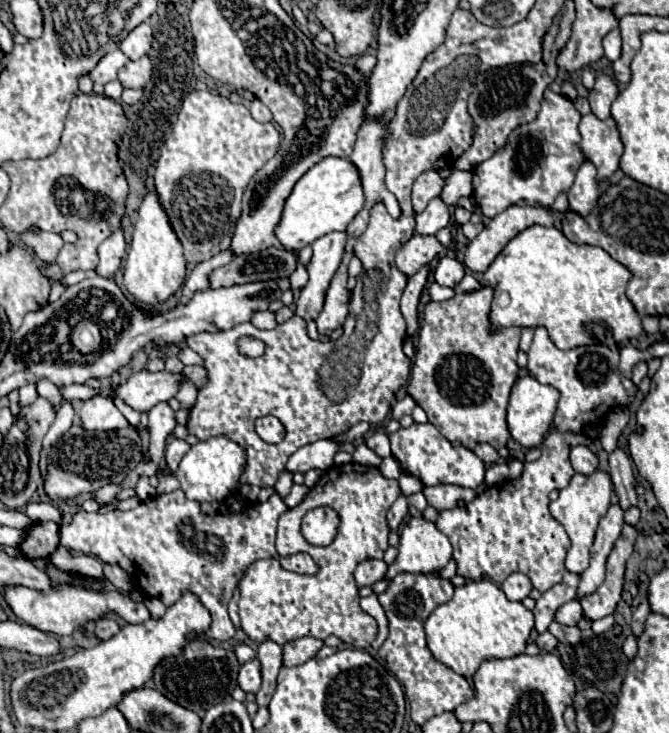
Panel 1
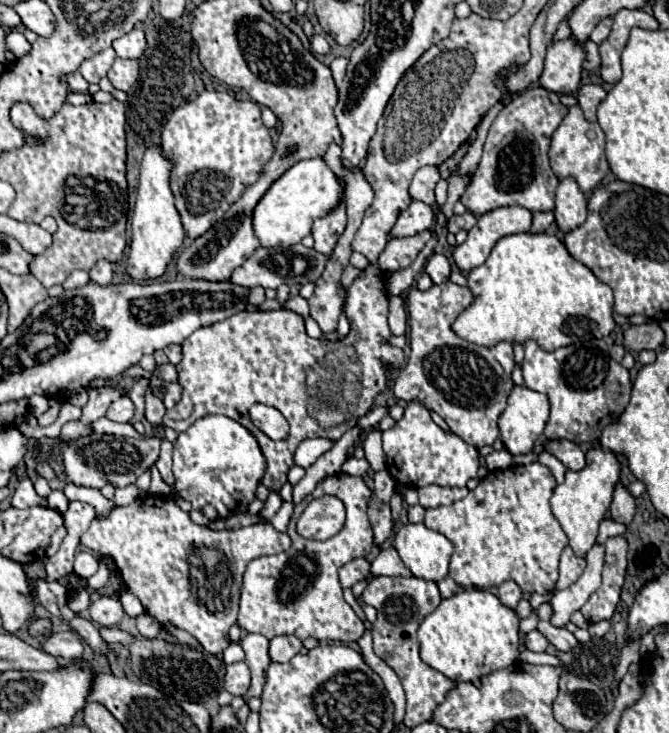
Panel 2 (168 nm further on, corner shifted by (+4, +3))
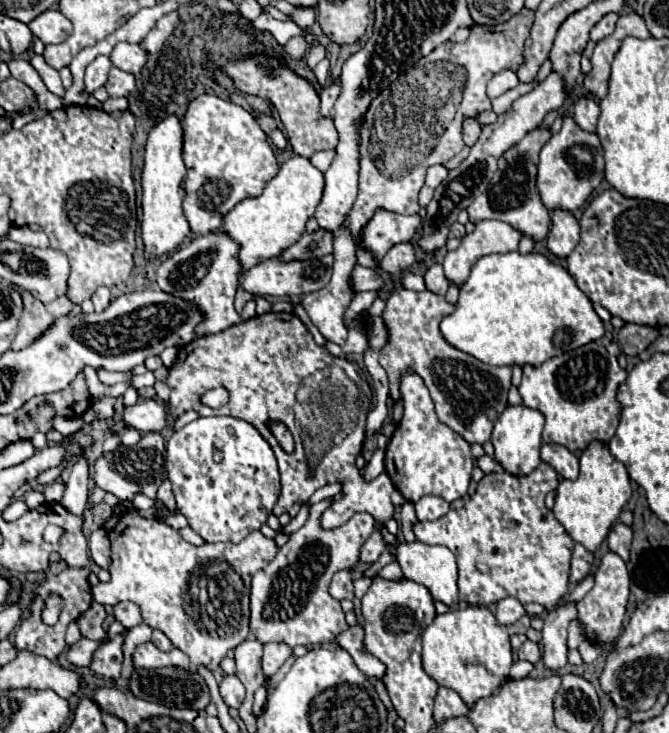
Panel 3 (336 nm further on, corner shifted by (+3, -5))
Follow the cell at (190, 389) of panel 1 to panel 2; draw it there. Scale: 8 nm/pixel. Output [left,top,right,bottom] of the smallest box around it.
[163,383,181,407]

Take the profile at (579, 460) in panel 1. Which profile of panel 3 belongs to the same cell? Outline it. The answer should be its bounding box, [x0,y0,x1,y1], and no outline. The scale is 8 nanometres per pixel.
[542,445,578,481]

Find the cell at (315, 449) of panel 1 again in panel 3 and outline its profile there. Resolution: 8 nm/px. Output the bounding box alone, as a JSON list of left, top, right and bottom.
[92,509,278,671]

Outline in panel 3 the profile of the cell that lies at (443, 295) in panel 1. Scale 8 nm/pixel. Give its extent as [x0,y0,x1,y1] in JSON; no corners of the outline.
[400,273,426,291]

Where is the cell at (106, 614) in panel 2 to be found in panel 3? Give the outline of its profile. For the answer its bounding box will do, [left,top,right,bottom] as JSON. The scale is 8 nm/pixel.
[112,601,142,629]

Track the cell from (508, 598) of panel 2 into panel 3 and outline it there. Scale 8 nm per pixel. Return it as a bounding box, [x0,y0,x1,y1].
[496,597,526,625]

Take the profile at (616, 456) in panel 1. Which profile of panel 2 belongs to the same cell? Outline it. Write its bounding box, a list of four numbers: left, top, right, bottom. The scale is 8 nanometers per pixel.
[609,485,635,525]

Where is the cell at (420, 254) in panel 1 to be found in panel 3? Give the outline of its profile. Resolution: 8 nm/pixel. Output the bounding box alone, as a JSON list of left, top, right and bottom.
[380,243,416,277]

